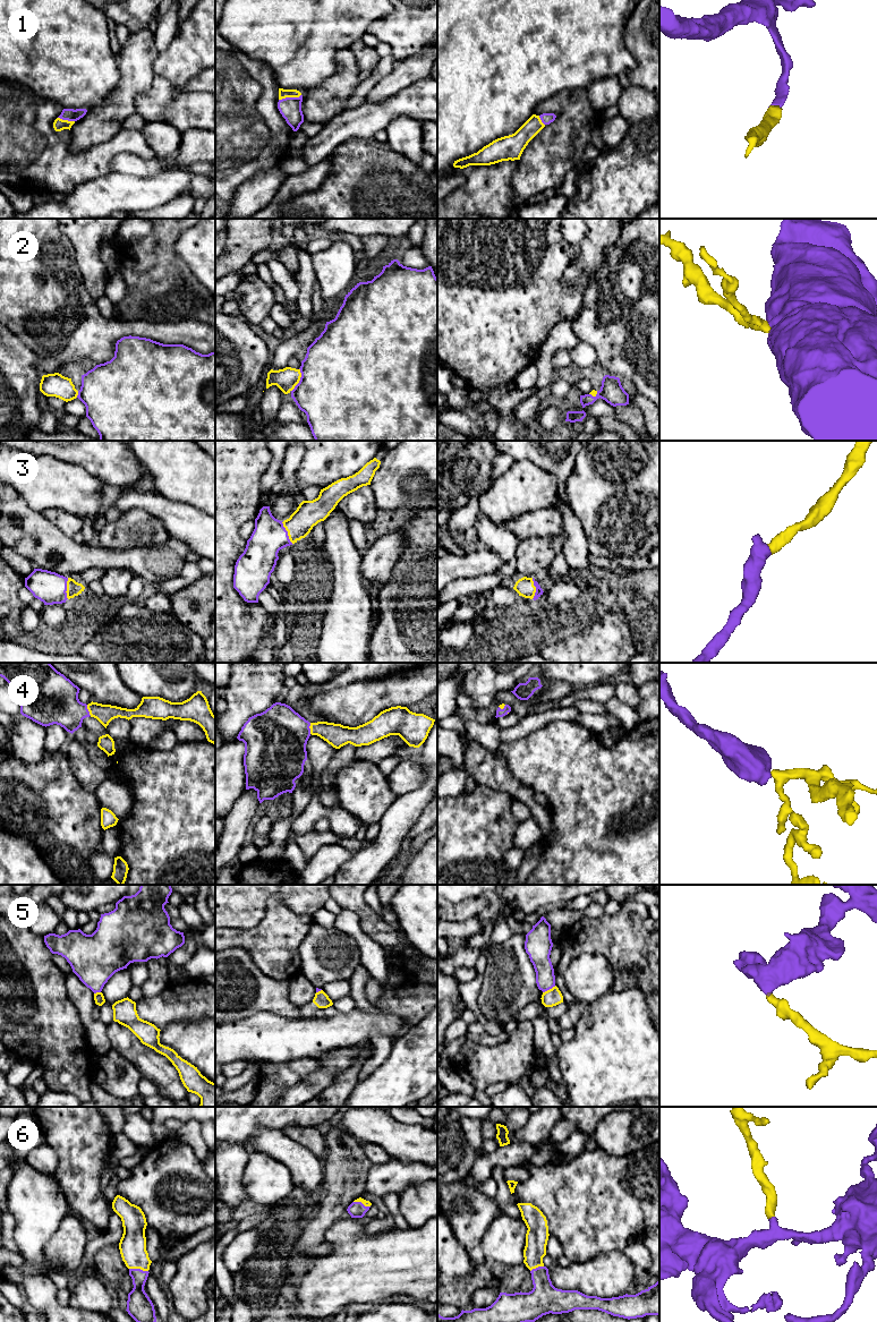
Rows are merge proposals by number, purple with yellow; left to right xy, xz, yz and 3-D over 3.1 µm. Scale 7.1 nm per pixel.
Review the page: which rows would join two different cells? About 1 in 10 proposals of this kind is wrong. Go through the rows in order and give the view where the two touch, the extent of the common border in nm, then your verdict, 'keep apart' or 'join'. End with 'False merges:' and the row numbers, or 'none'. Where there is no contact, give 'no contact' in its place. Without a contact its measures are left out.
1: xz | 170 nm | join
2: xz | 180 nm | join
3: xy | 150 nm | join
4: xy | 90 nm | join
5: yz | 110 nm | keep apart
6: xy | 140 nm | join
False merges: 5

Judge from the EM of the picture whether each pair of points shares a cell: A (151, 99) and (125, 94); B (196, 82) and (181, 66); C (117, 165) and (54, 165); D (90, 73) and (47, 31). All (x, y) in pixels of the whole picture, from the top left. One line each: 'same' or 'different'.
A: different
B: different
C: different
D: same

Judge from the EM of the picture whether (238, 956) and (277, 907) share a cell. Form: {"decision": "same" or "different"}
{"decision": "different"}

